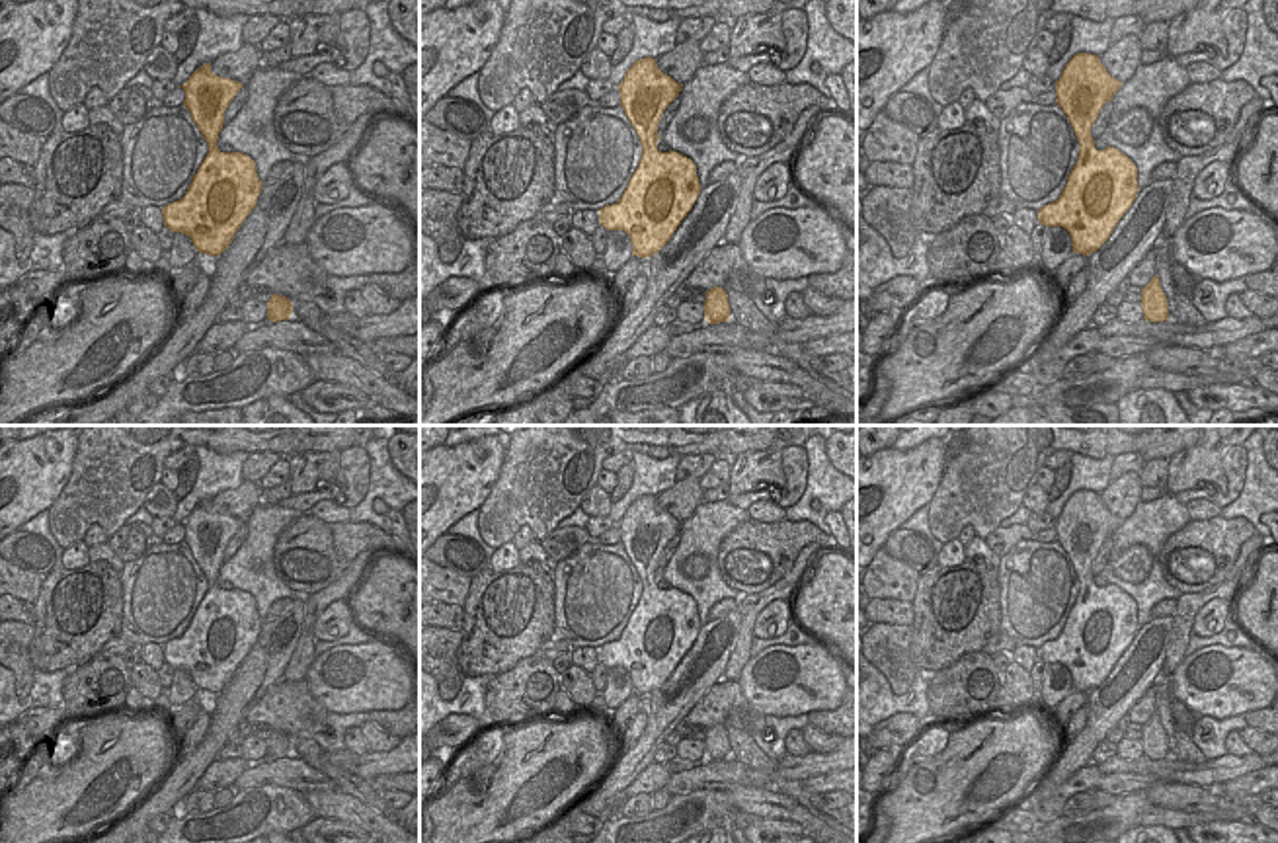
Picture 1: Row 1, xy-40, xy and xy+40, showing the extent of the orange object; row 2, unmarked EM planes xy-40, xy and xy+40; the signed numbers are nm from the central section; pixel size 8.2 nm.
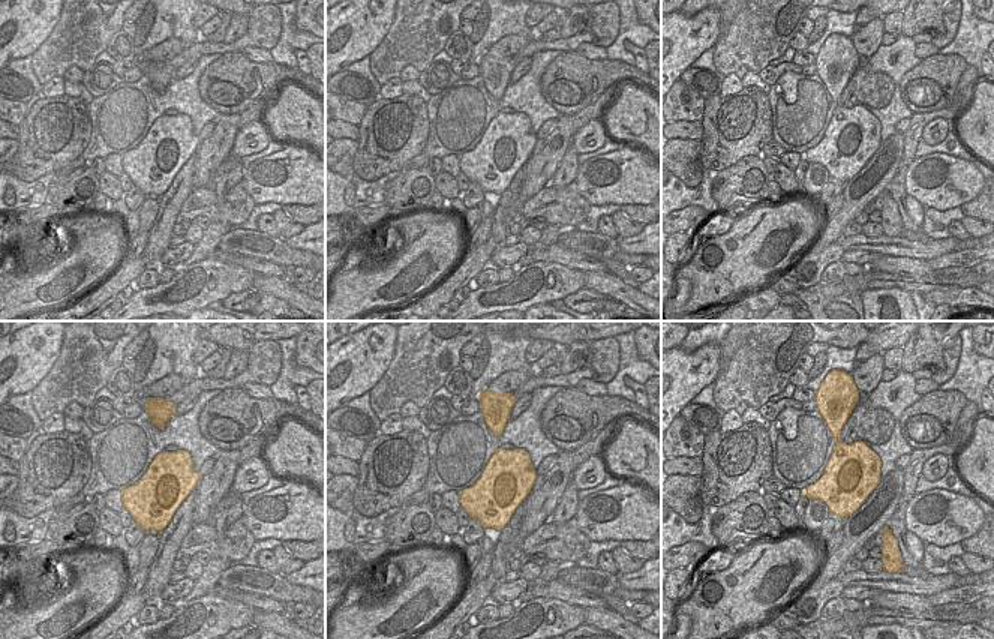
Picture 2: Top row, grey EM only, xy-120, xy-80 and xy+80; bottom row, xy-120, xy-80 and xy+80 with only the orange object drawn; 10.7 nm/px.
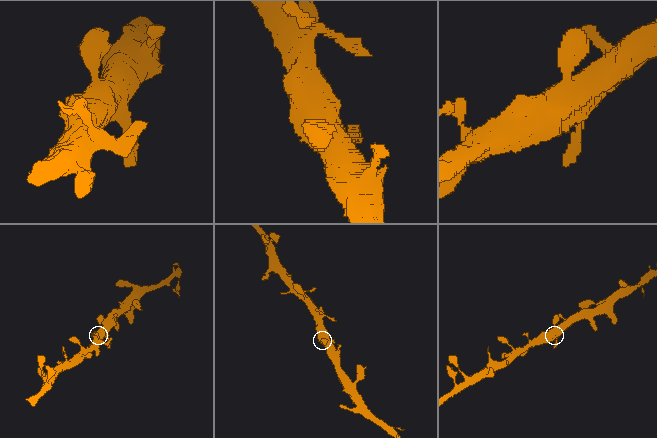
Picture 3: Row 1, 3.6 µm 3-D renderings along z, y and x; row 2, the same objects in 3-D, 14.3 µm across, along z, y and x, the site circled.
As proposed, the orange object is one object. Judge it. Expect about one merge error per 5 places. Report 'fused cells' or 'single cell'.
single cell

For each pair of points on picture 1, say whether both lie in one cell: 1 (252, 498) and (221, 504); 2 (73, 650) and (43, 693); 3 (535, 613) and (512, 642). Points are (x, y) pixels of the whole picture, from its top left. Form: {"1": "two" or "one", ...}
{"1": "one", "2": "two", "3": "one"}

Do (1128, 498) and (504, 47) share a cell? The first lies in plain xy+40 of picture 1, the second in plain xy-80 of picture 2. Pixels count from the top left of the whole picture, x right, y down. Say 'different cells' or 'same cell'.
same cell

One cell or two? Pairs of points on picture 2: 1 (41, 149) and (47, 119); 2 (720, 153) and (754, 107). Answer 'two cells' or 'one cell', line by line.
1: one cell
2: one cell

